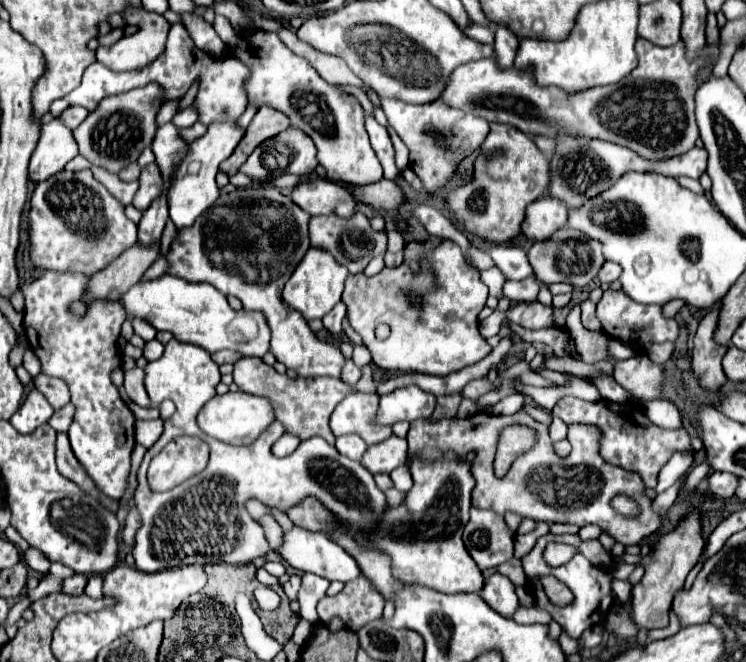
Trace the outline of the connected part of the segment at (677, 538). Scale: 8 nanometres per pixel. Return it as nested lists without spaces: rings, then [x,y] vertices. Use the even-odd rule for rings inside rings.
[[[696,514],[688,516],[684,522],[678,524],[674,532],[664,534],[654,550],[642,558],[642,566],[646,568],[644,578],[634,584],[632,588],[632,618],[634,624],[640,628],[666,628],[668,626],[668,612],[672,608],[674,594],[684,586],[688,572],[700,558],[704,548],[704,540],[700,534],[700,520]]]

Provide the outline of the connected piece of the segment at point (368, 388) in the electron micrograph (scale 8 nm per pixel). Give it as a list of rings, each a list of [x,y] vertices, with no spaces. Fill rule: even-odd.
[[[364,366],[364,374],[362,374],[360,382],[356,384],[356,388],[362,390],[362,392],[374,392],[374,390],[376,390],[376,384],[374,384],[374,380],[372,380],[372,372],[370,372],[368,366]]]

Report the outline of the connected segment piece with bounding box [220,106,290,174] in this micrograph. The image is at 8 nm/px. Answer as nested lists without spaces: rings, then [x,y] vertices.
[[[260,106],[258,112],[256,112],[256,116],[252,118],[250,126],[246,128],[244,138],[236,146],[234,154],[220,164],[220,170],[228,172],[228,174],[238,172],[238,168],[242,166],[242,162],[252,154],[252,150],[258,144],[262,144],[264,140],[268,140],[268,138],[284,132],[286,128],[290,128],[290,122],[288,122],[286,114],[280,114],[278,110],[272,110],[272,106]]]

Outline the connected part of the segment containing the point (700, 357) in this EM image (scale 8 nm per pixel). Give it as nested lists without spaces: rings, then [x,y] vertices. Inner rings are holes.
[[[716,304],[700,322],[700,328],[694,338],[692,350],[692,366],[700,384],[708,390],[716,390],[726,382],[726,374],[722,370],[722,358],[728,352],[728,346],[720,346],[714,340],[714,332],[718,326],[720,304]]]

